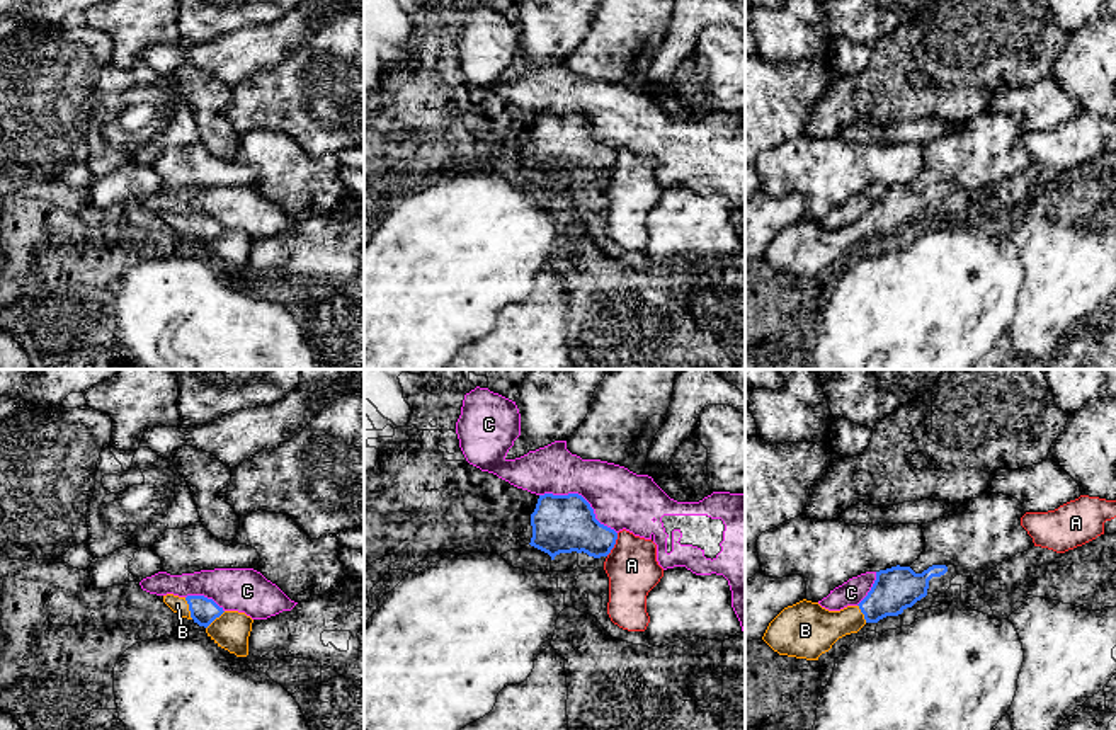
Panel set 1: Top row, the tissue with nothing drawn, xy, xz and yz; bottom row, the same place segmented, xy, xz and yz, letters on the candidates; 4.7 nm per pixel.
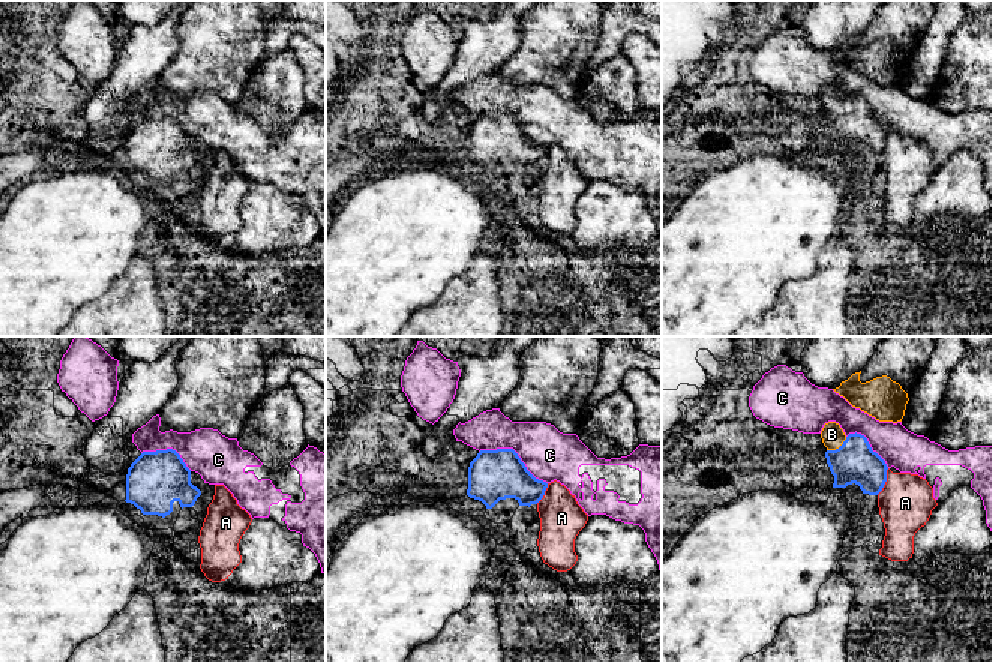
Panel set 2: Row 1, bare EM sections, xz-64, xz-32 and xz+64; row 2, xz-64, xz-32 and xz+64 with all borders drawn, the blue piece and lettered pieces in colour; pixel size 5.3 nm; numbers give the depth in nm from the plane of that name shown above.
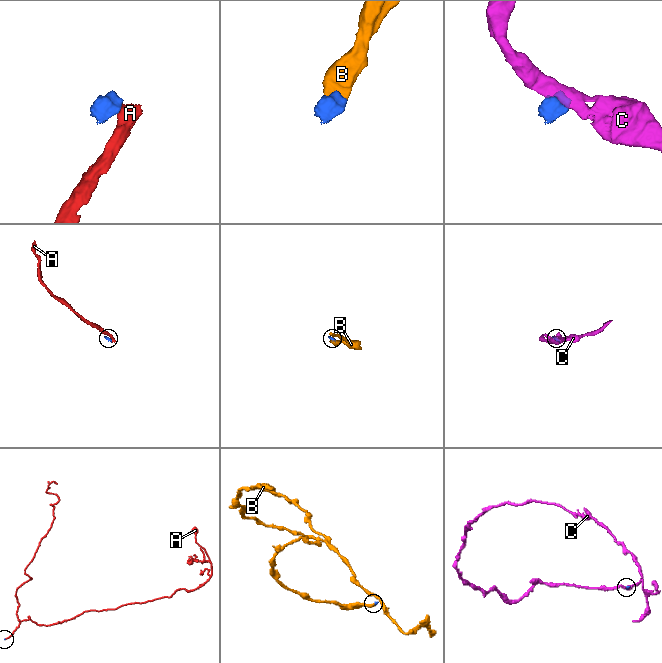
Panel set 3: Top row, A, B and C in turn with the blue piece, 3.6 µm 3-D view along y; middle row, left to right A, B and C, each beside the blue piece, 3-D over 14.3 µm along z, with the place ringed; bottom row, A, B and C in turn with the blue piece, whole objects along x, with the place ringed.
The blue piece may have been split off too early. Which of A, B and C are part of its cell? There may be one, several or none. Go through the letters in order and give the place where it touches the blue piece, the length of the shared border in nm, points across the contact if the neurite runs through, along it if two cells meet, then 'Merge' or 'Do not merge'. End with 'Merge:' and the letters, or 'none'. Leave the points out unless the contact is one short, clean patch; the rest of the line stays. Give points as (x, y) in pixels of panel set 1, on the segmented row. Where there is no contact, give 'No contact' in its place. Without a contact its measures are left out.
A: Touches blue at xz (614, 543). Shared border 130 nm. Boundary: xz (618, 533), (614, 547), (606, 555). Do not merge
B: Touches blue at xy (189, 608). Shared border 110 nm. Path across: xy (203, 611), (189, 608), (177, 604). Merge
C: Touches blue at xz (582, 497). Shared border 420 nm. Boundary: xz (540, 494), (579, 494), (589, 504), (594, 516), (616, 533). Do not merge
Merge: B

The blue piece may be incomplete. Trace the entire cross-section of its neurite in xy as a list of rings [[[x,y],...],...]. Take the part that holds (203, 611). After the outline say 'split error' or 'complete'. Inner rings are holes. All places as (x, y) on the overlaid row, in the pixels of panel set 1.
[[[163,596],[163,602],[179,616],[206,628],[208,636],[236,657],[248,655],[248,636],[253,619],[245,613],[225,611],[204,596]]] | split error

